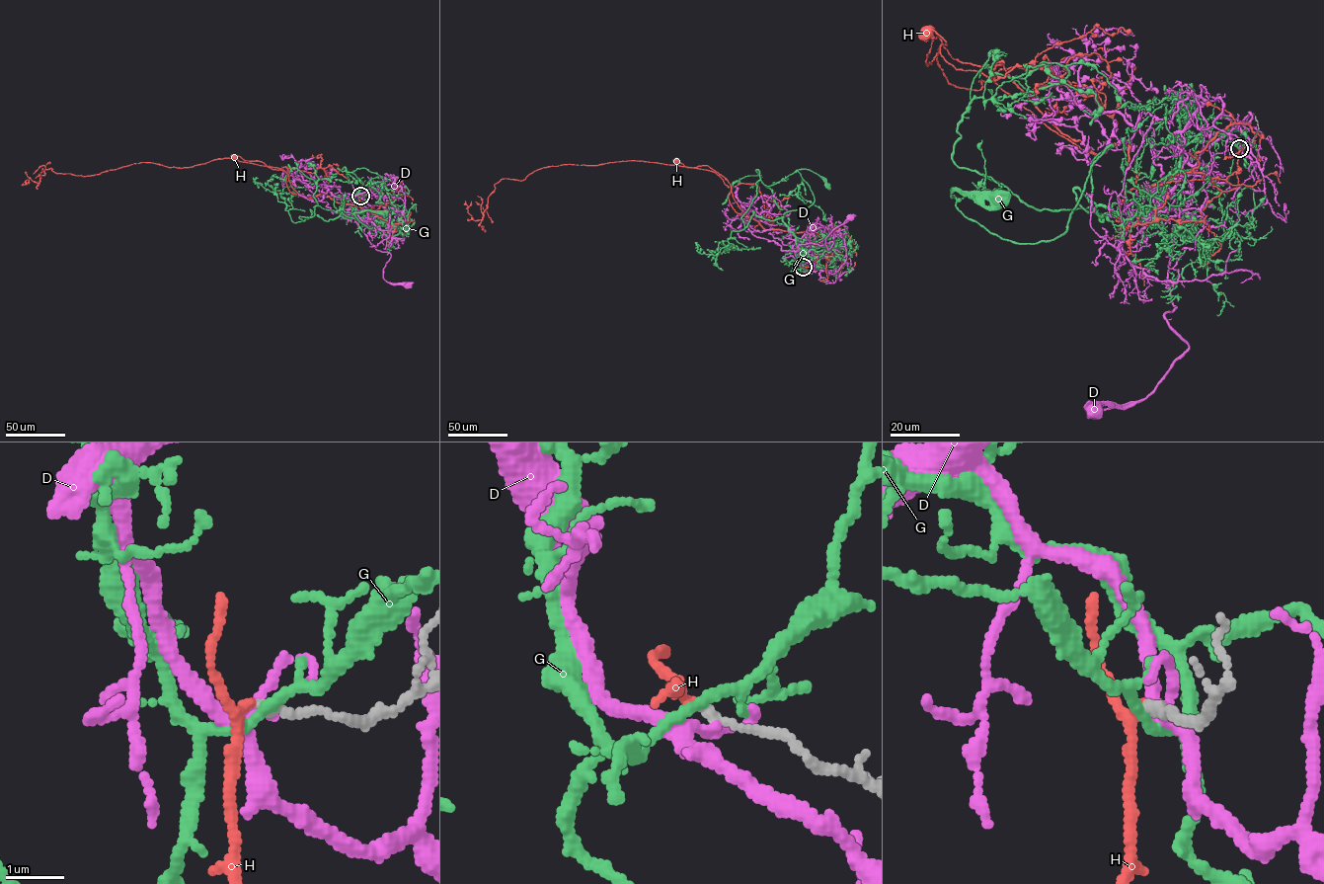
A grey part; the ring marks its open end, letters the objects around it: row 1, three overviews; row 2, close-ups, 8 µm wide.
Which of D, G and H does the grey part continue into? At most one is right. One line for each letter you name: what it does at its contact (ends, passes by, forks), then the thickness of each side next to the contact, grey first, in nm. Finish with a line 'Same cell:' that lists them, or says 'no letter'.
H: it passes by | 150/130 nm
Same cell: H

